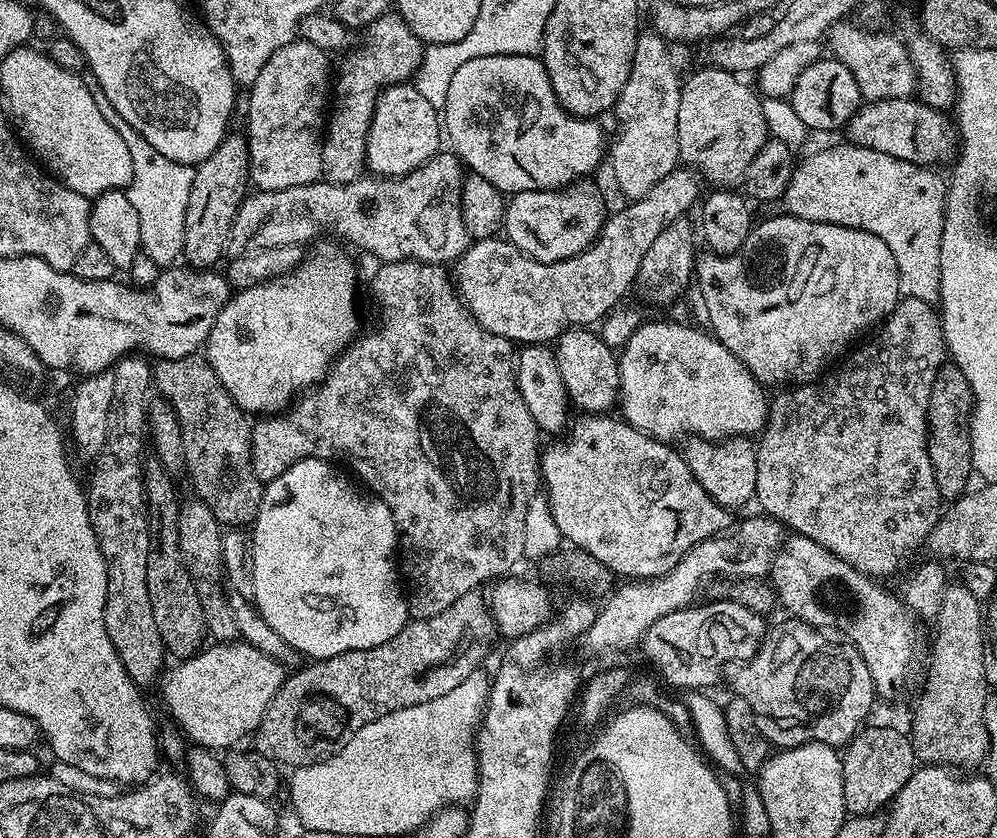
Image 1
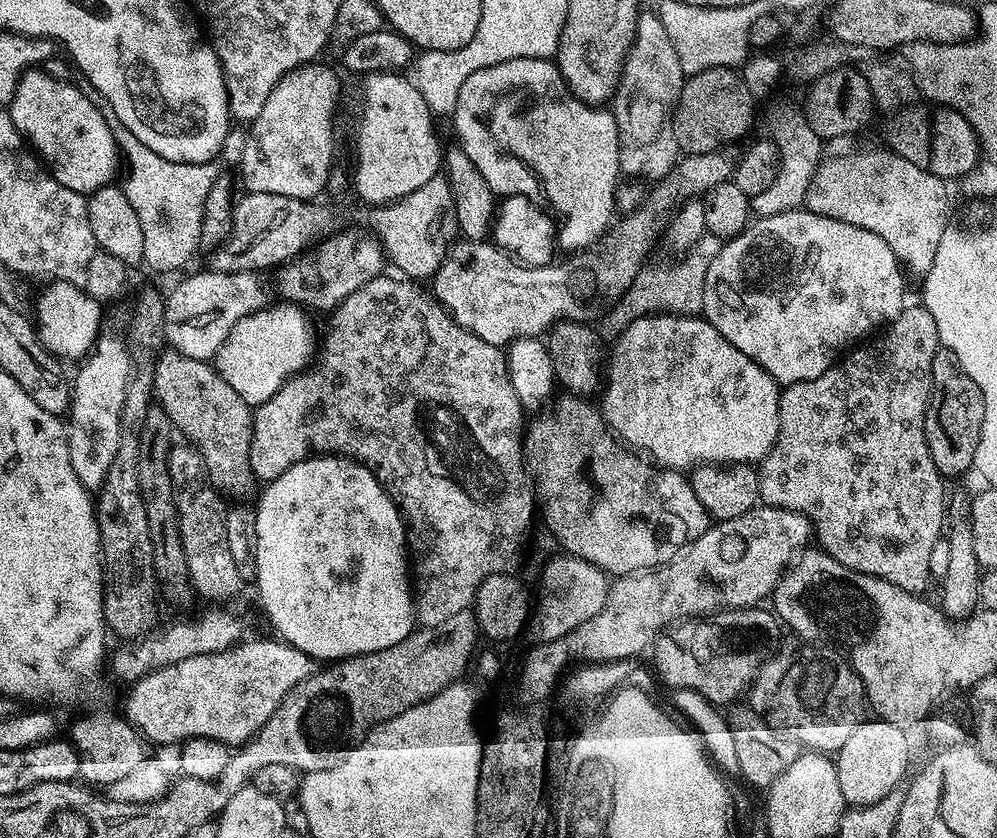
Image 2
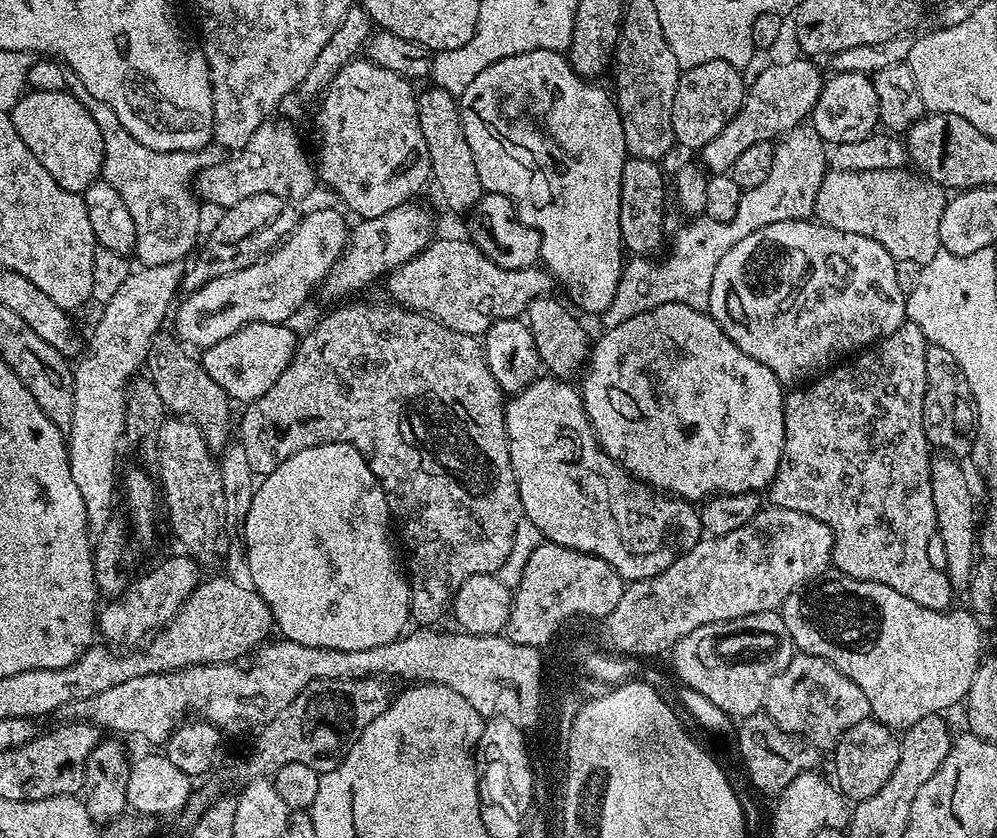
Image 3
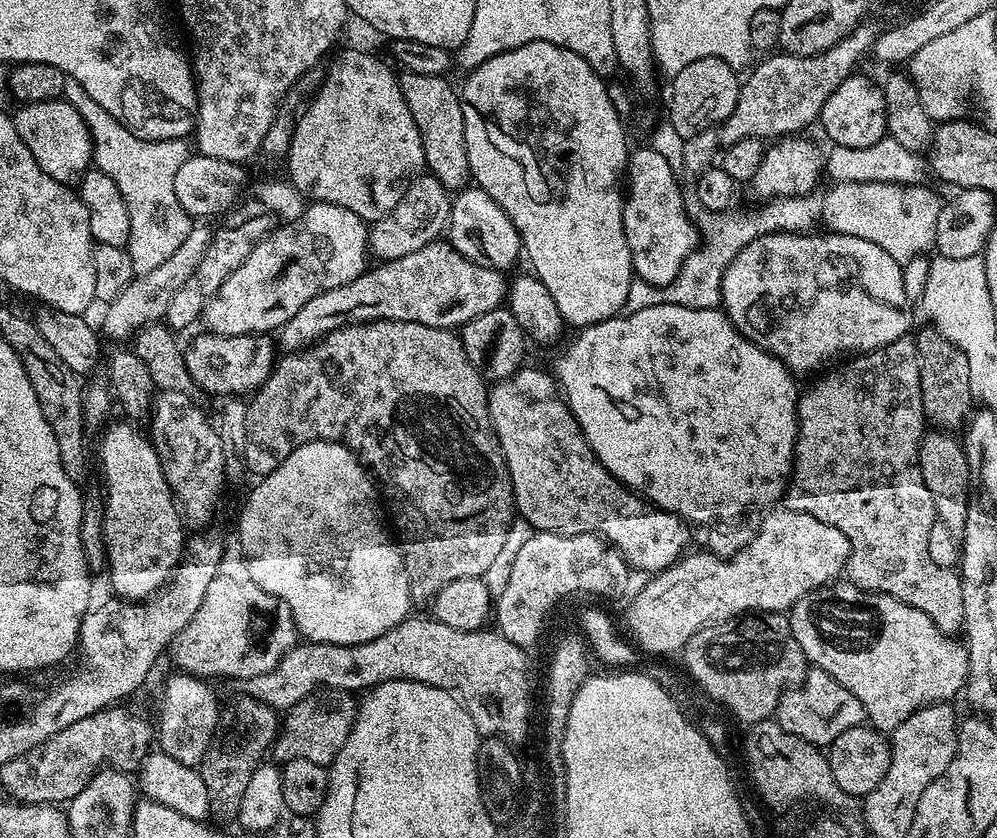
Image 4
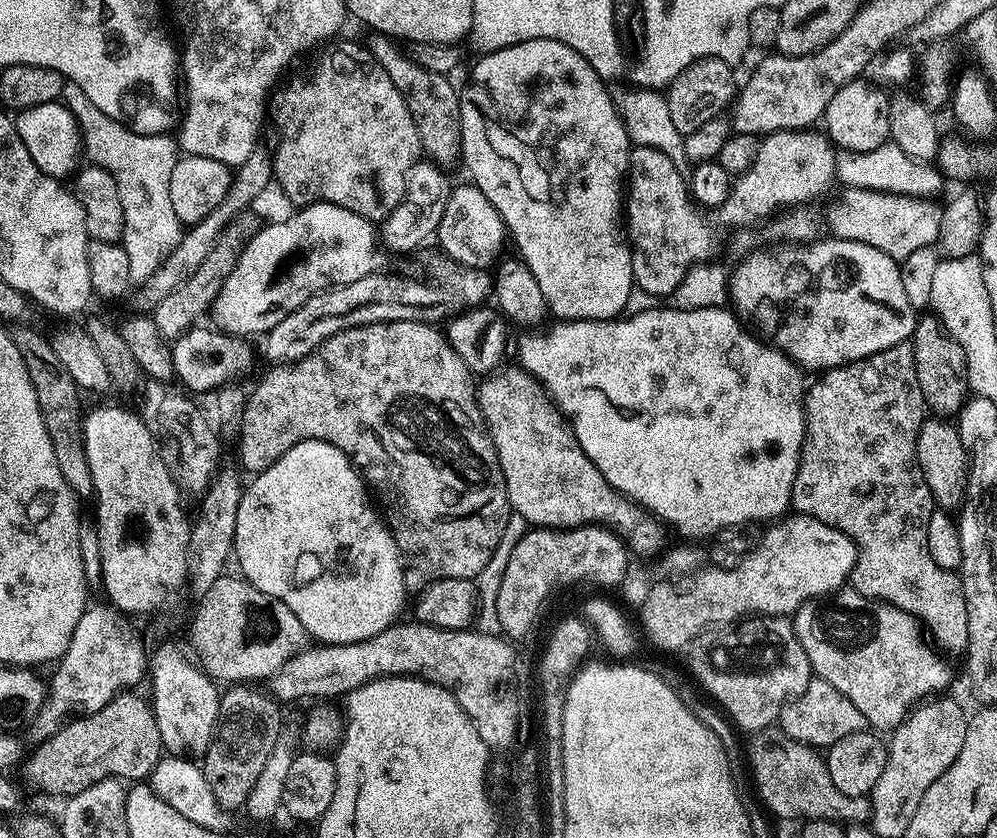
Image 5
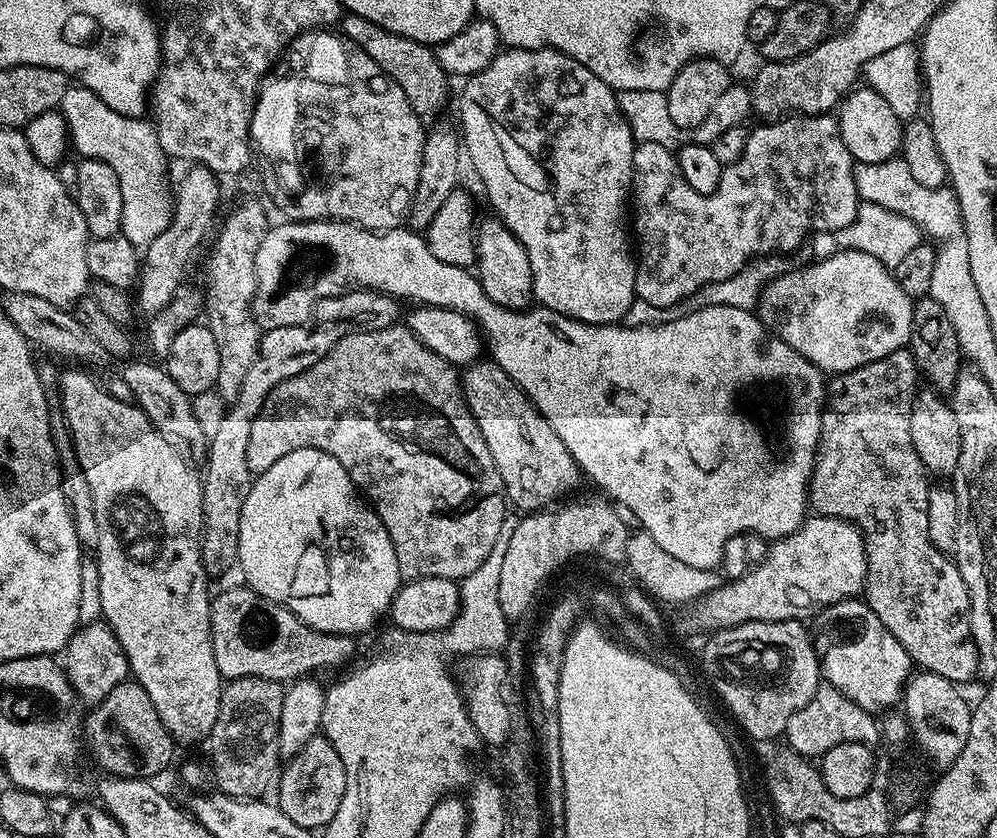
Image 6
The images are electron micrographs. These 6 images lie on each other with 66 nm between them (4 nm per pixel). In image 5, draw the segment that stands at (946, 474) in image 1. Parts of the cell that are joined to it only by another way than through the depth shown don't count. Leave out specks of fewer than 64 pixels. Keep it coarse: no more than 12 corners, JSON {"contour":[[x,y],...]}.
{"contour":[[936,315],[910,341],[918,386],[937,417],[970,394],[966,354]]}

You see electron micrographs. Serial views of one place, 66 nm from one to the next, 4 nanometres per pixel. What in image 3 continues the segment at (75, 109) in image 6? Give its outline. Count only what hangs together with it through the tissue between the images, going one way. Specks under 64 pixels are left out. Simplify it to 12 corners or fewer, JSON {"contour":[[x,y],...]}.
{"contour":[[82,82],[102,130],[100,176],[134,217],[143,267],[183,261],[201,235],[190,185],[226,159],[142,146]]}

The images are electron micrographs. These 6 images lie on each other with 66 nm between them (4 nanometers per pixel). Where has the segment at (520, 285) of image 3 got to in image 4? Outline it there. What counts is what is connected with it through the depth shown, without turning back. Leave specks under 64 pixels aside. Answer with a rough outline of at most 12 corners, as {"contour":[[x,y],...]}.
{"contour":[[440,238],[319,292],[288,354],[348,321],[459,330],[501,307],[503,271]]}

